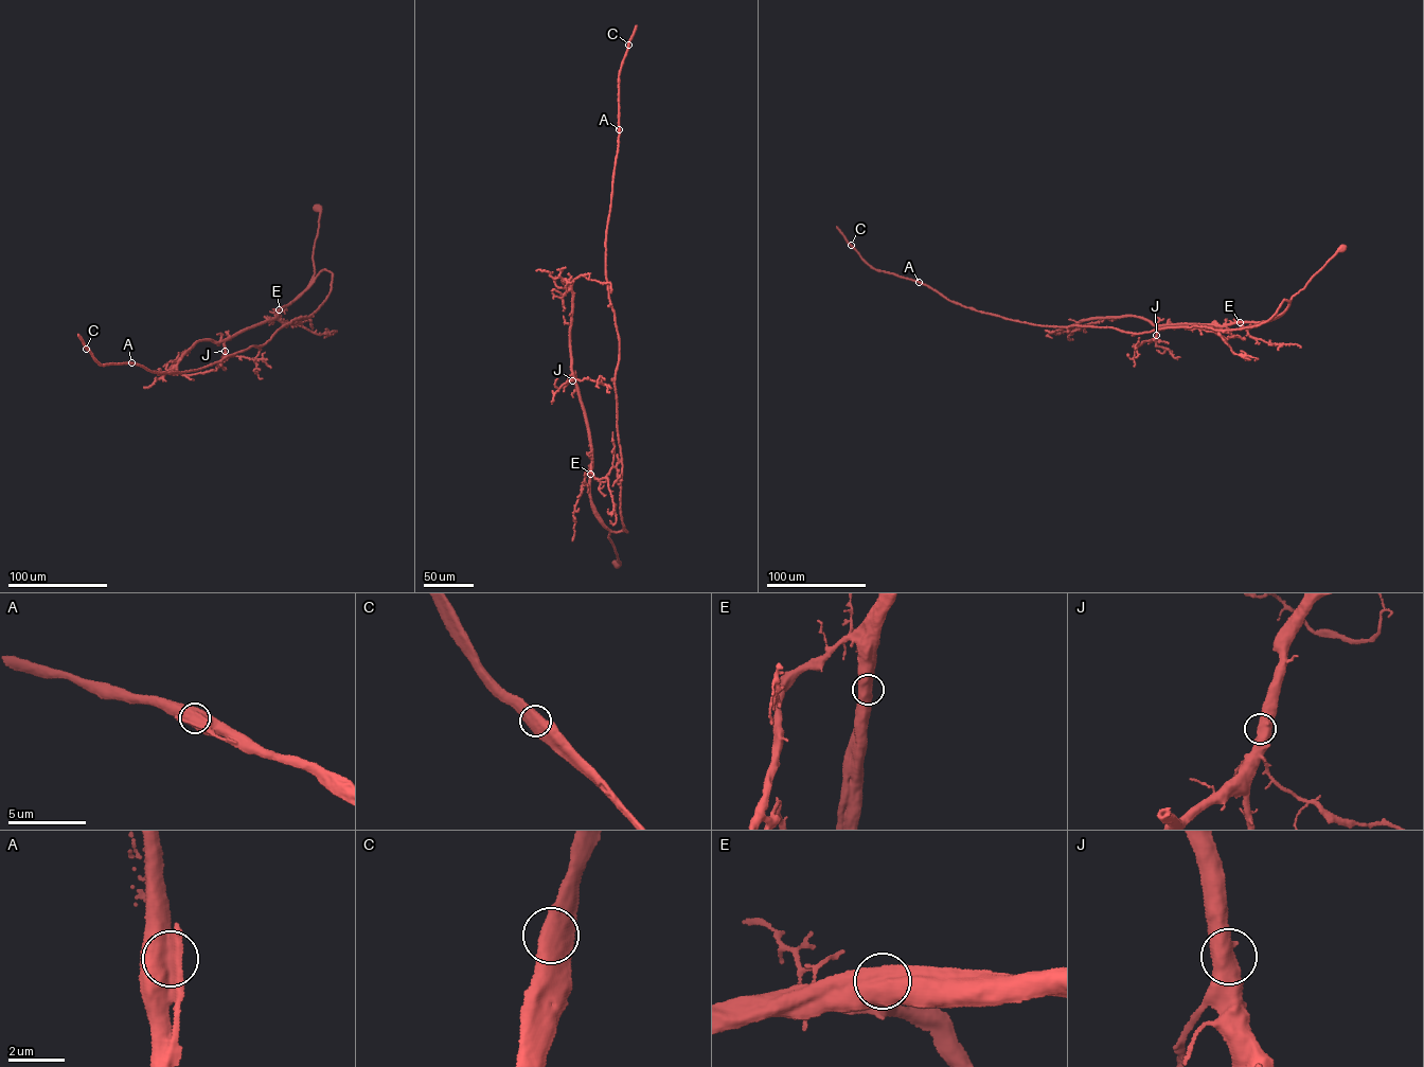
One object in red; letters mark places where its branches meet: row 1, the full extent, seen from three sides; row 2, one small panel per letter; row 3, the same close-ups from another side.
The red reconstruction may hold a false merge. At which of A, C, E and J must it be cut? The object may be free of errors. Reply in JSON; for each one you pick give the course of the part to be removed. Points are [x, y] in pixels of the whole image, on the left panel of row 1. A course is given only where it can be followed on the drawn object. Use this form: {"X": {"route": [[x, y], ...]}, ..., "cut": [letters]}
{"cut": []}

